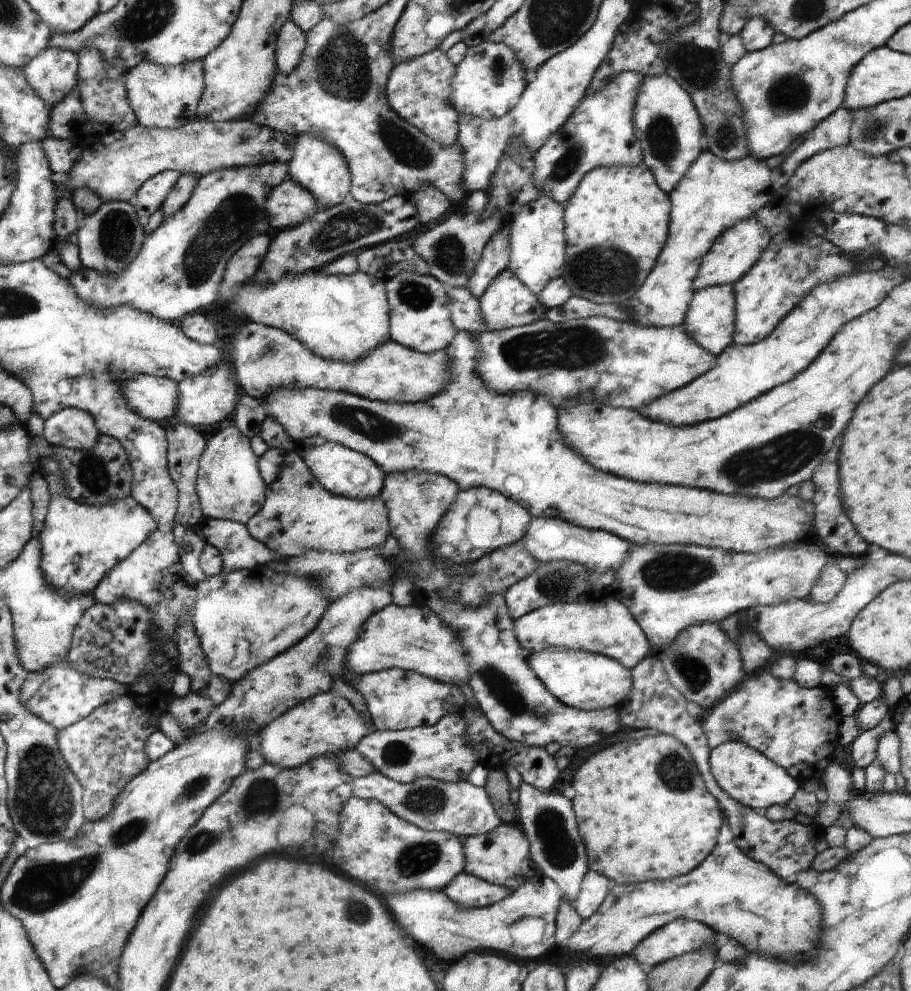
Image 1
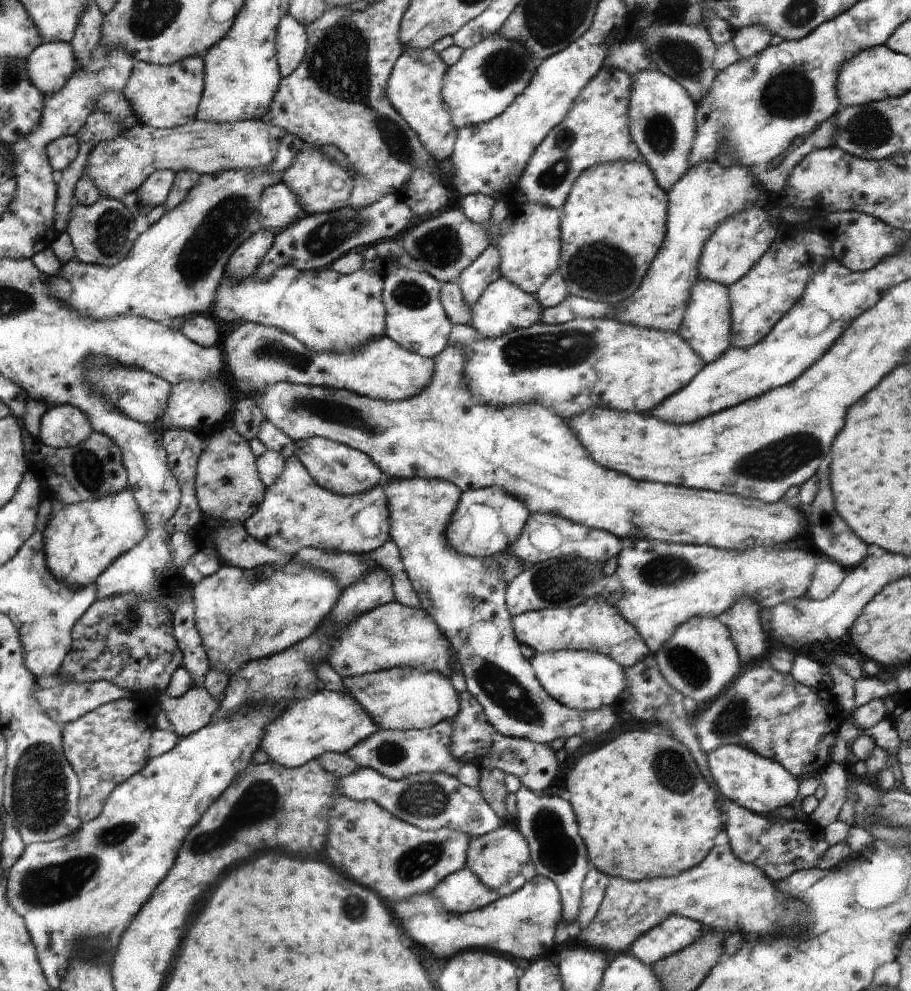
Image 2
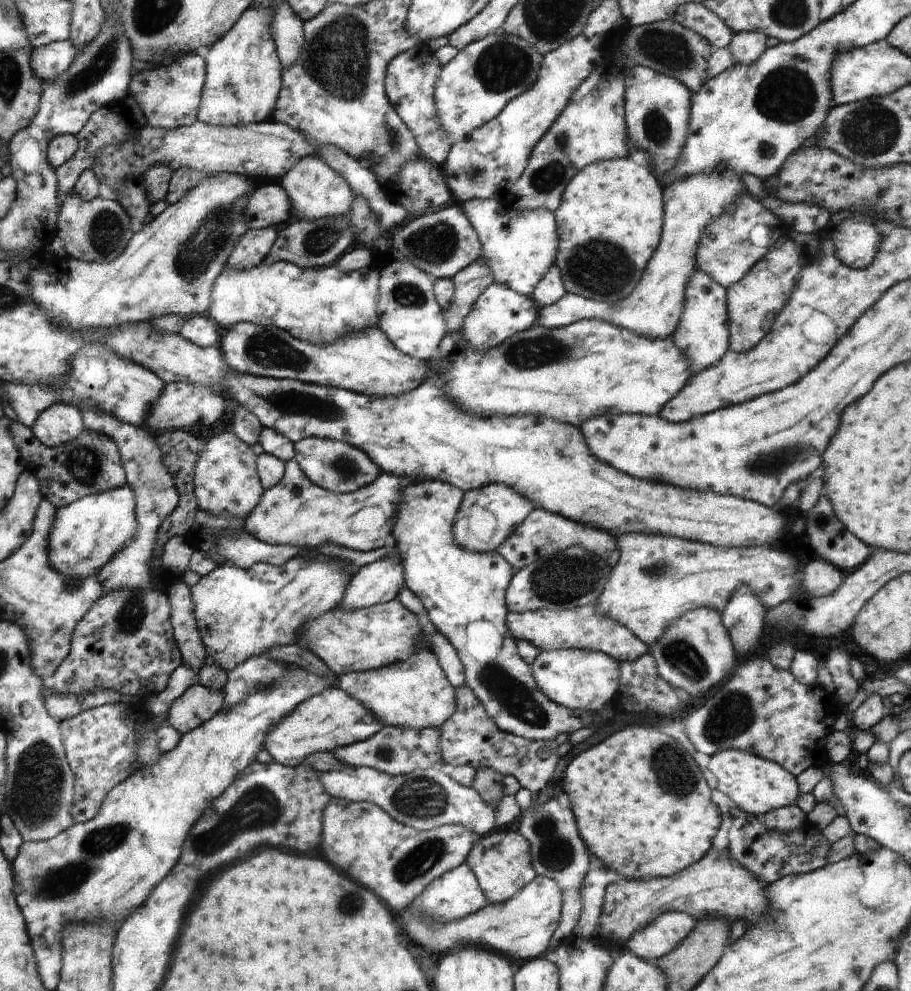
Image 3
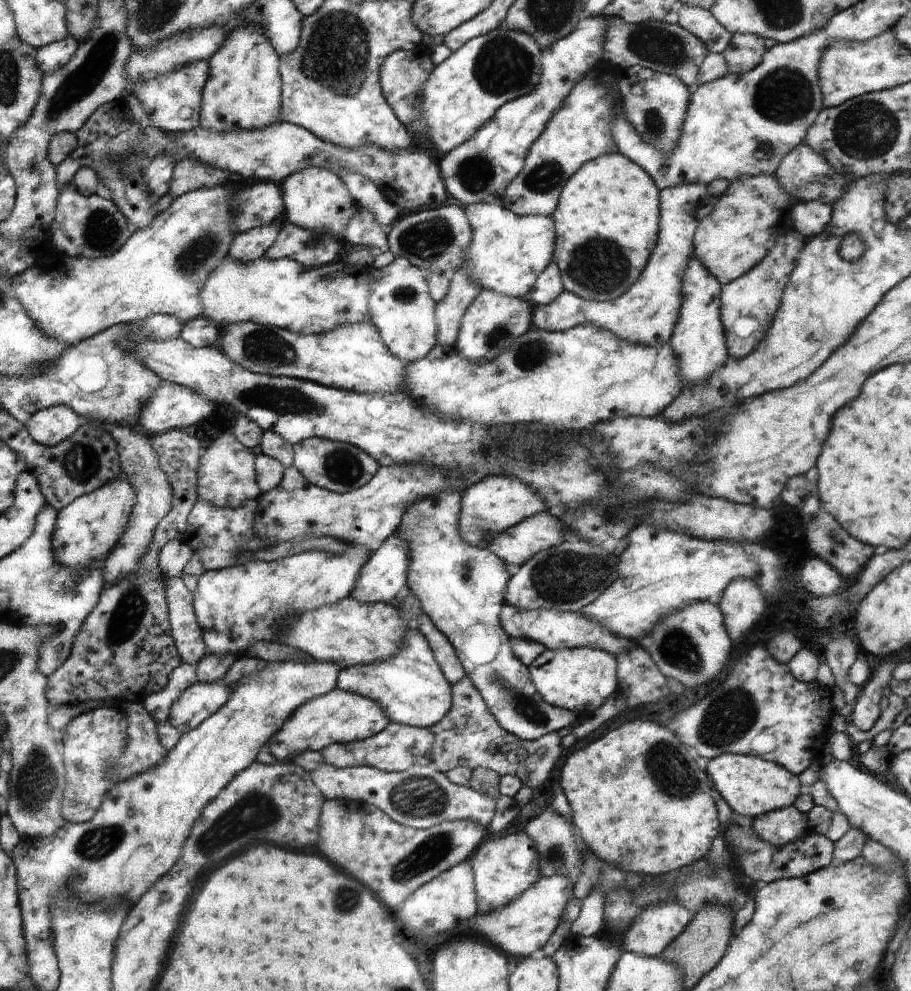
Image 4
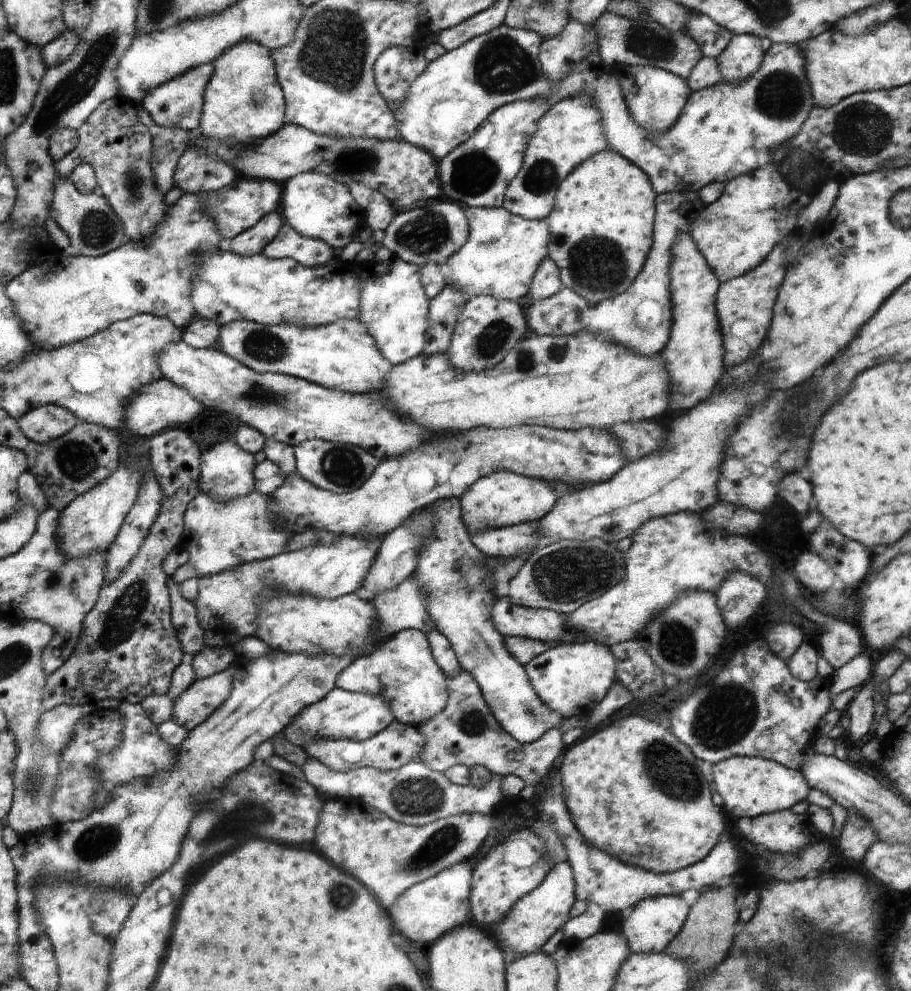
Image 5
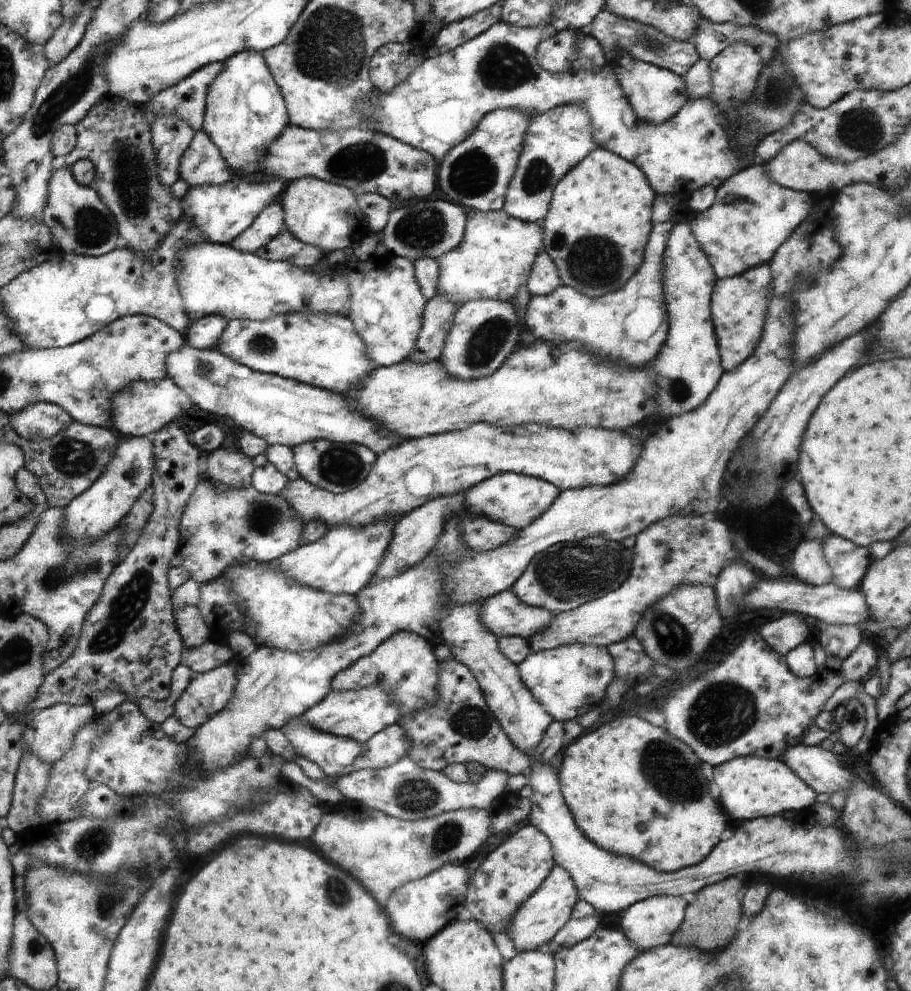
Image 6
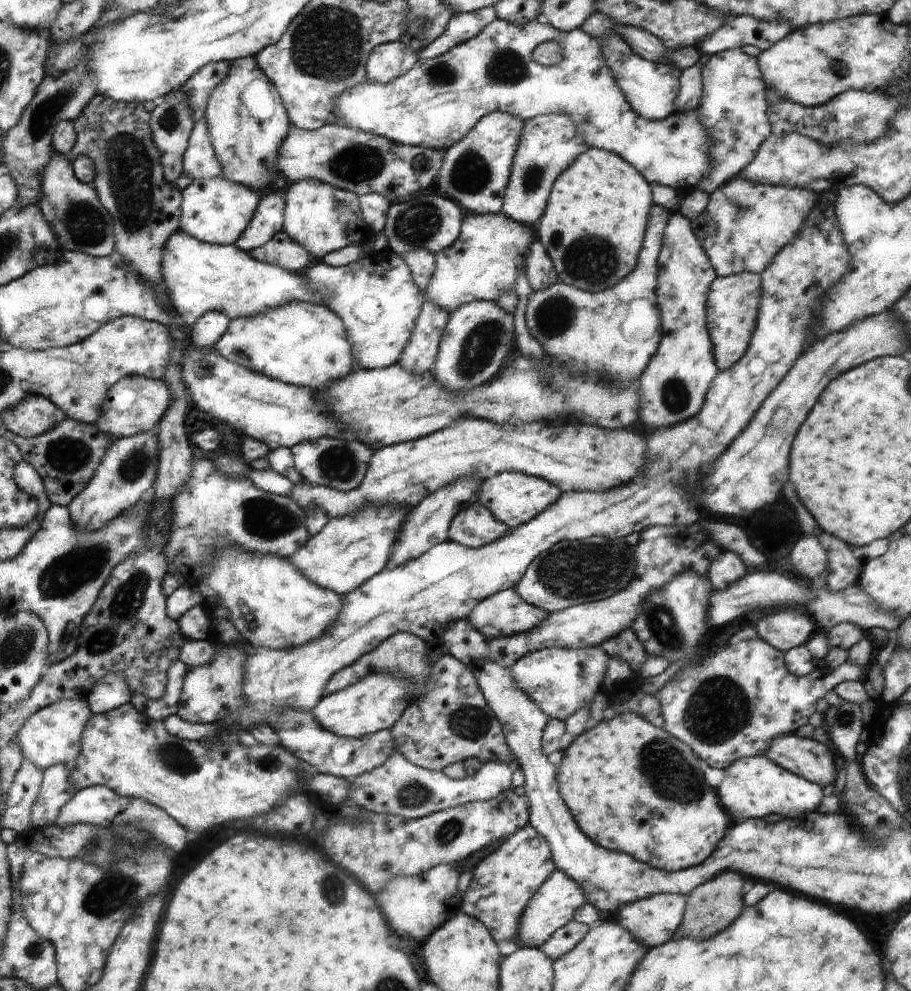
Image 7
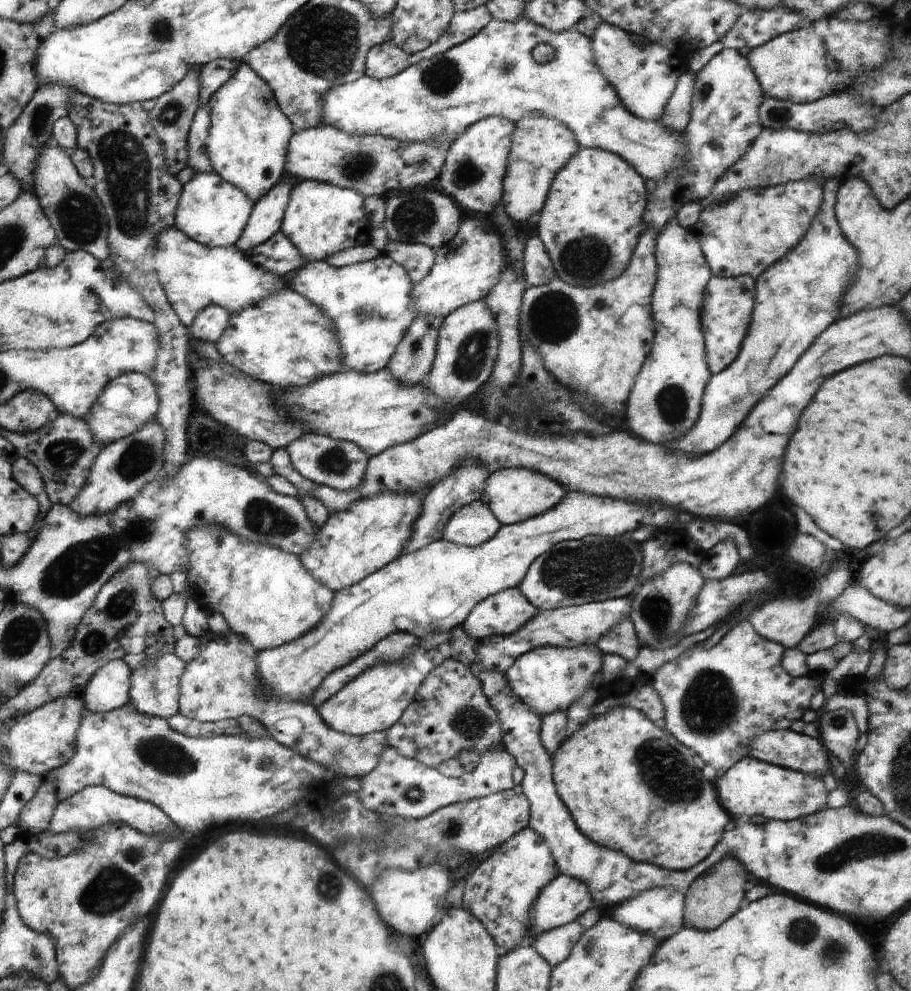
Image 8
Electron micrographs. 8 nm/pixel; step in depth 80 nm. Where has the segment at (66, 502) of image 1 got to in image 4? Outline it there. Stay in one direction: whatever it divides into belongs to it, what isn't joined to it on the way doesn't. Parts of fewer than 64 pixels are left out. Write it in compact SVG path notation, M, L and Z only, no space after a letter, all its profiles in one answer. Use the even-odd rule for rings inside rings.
M120 473L102 488L87 495L79 496L68 507L57 512L53 552L56 560L75 571L78 567L87 567L97 561L106 560L110 552L119 544L127 524L130 523L138 494L132 488L126 473Z

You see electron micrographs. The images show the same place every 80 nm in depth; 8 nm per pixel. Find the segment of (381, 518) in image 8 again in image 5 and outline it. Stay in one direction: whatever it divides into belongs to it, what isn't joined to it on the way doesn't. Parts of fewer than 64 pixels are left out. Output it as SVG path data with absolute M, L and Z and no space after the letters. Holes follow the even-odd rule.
M342 535L338 537L338 540L333 545L314 545L311 547L303 548L302 550L297 551L284 551L279 555L262 559L261 561L251 561L250 563L244 563L236 568L232 568L232 570L218 572L216 574L210 576L203 576L199 578L199 595L195 600L196 608L199 613L199 620L202 622L203 628L206 630L206 646L208 647L230 647L234 648L238 645L238 642L242 640L242 638L246 638L246 636L254 636L257 632L258 626L258 618L263 614L263 607L267 602L267 594L265 591L273 591L274 593L279 593L280 595L292 595L295 597L299 596L307 596L315 599L333 599L340 598L344 595L349 595L355 593L359 590L359 588L363 584L364 578L367 576L367 572L370 571L372 563L375 562L375 556L379 552L379 546L381 545L381 540L386 537L381 537L380 539L366 541L360 537L347 537L346 535Z

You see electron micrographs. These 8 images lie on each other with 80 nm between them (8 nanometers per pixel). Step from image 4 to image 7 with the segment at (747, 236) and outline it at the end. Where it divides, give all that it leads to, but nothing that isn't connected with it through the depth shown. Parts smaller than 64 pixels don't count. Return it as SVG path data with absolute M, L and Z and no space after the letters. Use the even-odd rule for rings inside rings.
M734 176L709 194L706 210L692 220L691 227L718 277L741 272L761 273L778 251L796 238L817 200L818 194L810 189L755 183L744 177Z

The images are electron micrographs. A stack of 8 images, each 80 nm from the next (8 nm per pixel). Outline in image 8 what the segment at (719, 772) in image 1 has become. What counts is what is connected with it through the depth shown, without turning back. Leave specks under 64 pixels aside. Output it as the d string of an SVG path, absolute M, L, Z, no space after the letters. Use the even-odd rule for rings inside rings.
M746 756L733 764L715 782L716 797L732 818L764 816L777 821L791 821L824 810L828 791L822 777L782 768Z

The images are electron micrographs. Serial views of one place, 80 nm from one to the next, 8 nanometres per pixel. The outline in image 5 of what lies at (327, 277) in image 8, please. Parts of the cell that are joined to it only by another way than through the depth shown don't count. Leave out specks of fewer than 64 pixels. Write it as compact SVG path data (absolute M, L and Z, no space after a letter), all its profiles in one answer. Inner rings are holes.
M398 258L384 263L371 262L370 272L362 276L361 314L362 321L376 340L376 347L392 365L406 363L424 353L427 332L430 328L430 298L421 276L421 267Z

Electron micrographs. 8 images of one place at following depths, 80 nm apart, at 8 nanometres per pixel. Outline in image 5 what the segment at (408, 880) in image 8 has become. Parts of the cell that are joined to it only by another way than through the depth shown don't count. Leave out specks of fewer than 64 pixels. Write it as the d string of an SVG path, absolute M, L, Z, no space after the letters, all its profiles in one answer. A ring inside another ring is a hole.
M464 861L445 868L438 875L416 883L414 887L403 892L396 904L389 908L400 938L432 944L447 932L466 924L470 920L472 912L473 880L470 878L473 876L472 866L468 864L468 861Z

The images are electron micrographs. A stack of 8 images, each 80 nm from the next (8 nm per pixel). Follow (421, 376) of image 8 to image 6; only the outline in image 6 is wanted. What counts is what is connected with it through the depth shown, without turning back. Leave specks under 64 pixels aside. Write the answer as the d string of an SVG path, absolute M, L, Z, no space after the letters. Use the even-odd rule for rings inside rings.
M444 293L427 299L422 315L422 328L415 349L408 359L415 363L438 361L443 354L447 336L454 322L455 312L464 303L453 303Z

